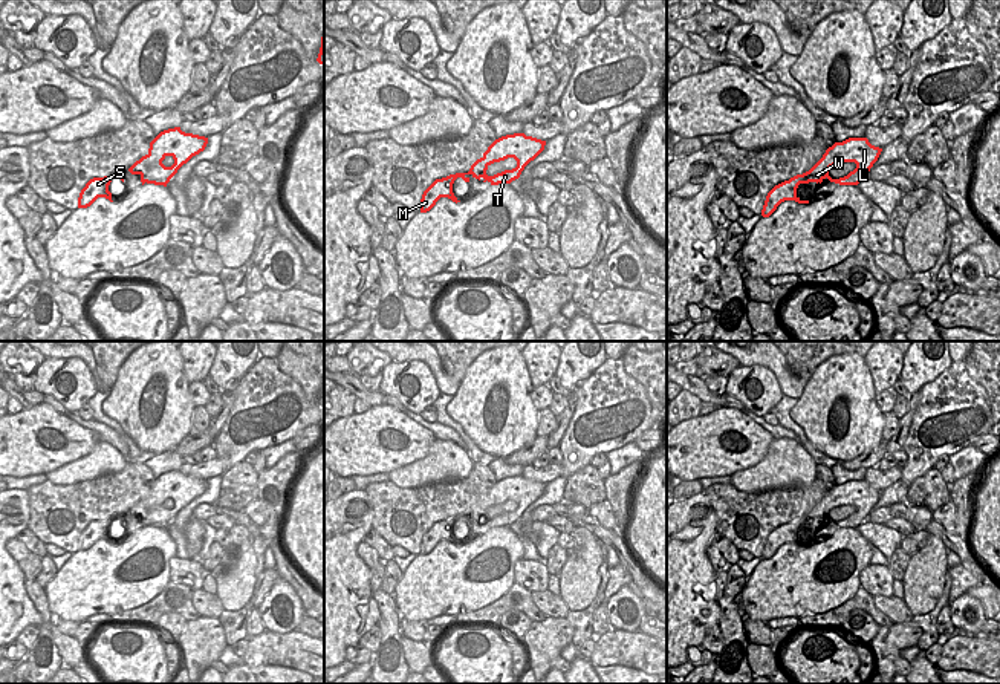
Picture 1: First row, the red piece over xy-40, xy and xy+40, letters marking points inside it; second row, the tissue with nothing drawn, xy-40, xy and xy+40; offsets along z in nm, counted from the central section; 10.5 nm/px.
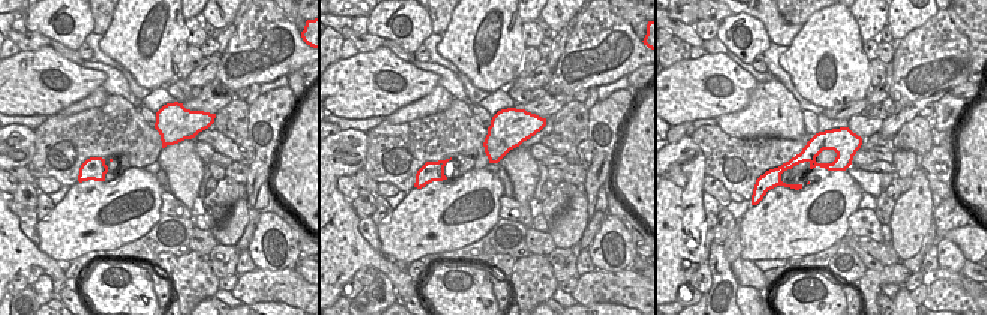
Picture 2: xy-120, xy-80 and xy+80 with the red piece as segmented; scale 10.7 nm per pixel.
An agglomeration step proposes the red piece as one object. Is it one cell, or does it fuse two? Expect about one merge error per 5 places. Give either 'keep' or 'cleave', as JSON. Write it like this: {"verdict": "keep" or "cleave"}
{"verdict": "keep"}

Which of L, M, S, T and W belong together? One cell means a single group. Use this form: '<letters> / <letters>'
L M S T W

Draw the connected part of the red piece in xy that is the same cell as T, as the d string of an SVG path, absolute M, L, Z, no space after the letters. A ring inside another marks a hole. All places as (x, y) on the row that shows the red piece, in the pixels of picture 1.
M524 133L506 135L495 139L480 159L477 159L468 173L456 173L442 179L436 179L422 194L420 199L420 213L430 211L440 197L448 197L453 202L460 202L453 193L453 184L457 178L462 178L465 182L469 182L469 174L476 179L485 179L491 185L511 184L518 179L524 167L534 161L543 150L546 141L526 136ZM514 158L517 167L512 170L505 170L494 176L488 176L486 170L491 164Z

